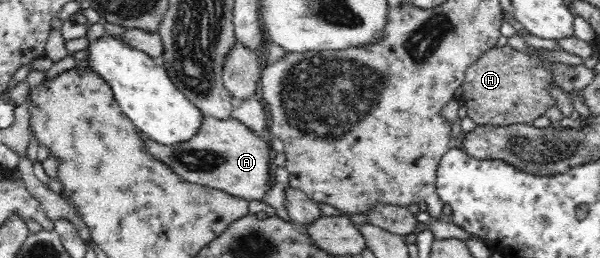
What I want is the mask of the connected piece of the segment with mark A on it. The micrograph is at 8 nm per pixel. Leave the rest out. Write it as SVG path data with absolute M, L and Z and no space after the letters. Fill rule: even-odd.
M205 116L201 120L199 132L187 140L172 147L165 147L151 140L141 131L148 152L161 163L169 166L174 174L195 185L214 187L229 195L241 197L247 201L263 201L273 187L271 182L270 143L263 140L261 134L253 132L247 125L233 117L223 120Z

